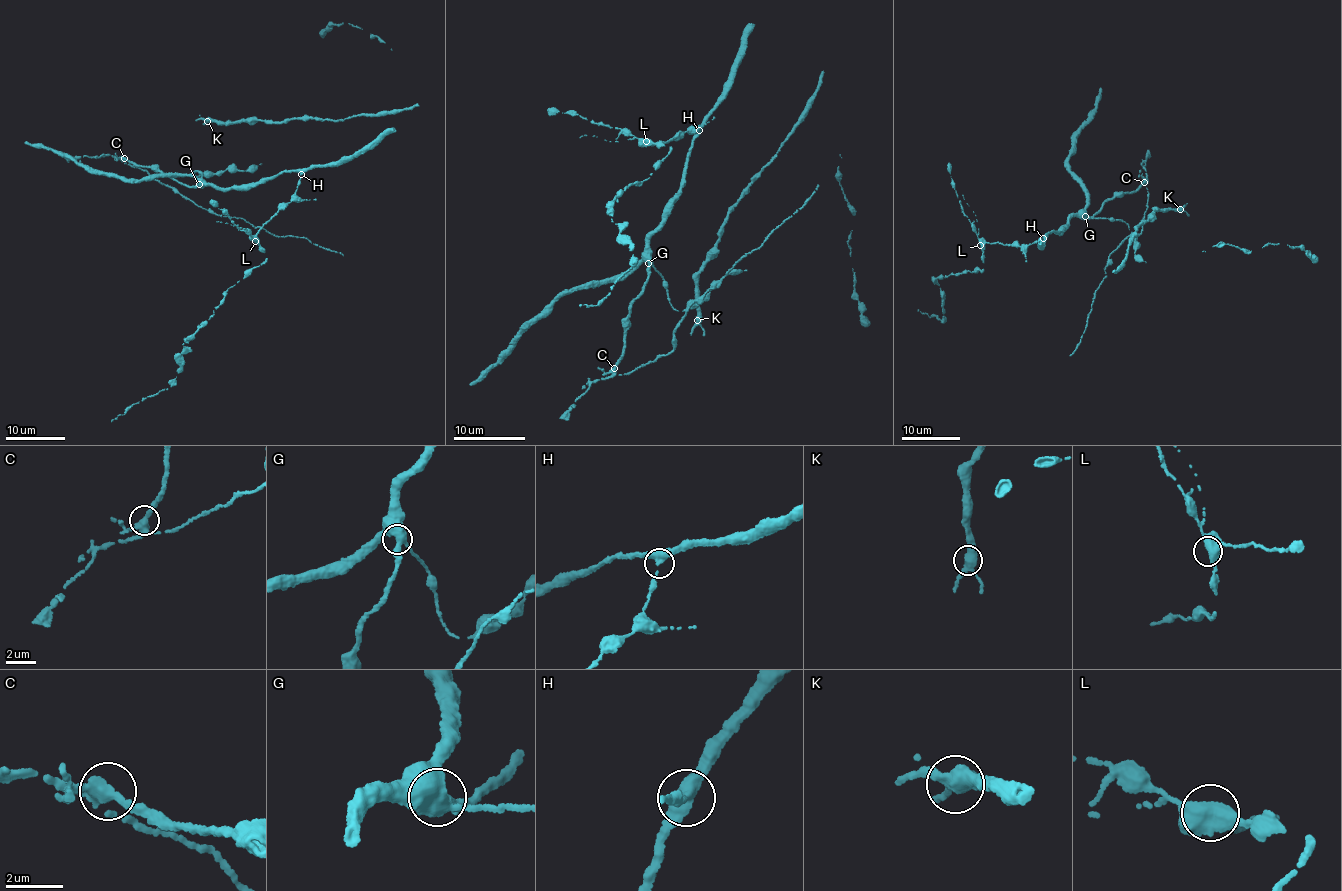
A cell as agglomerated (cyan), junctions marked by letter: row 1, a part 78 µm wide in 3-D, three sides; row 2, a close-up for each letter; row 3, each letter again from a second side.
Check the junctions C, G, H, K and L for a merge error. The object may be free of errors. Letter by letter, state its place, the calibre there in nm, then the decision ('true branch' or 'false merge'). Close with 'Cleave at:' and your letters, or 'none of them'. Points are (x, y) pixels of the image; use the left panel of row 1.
C: place (124, 158); calibre 360 nm; false merge
G: place (199, 184); calibre 400 nm; true branch
H: place (301, 174); calibre 320 nm; true branch
K: place (207, 121); calibre 360 nm; true branch
L: place (255, 241); calibre 400 nm; true branch
Cleave at: C

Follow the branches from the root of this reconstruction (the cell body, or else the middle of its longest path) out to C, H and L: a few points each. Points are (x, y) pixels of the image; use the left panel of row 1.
C: (202, 178), (199, 185), (190, 187), (149, 165), (137, 165), (124, 158)
H: (202, 178), (204, 186), (233, 189), (283, 172), (294, 170), (301, 174)
L: (202, 178), (204, 186), (233, 189), (283, 172), (299, 172), (290, 203), (263, 224), (255, 241)

